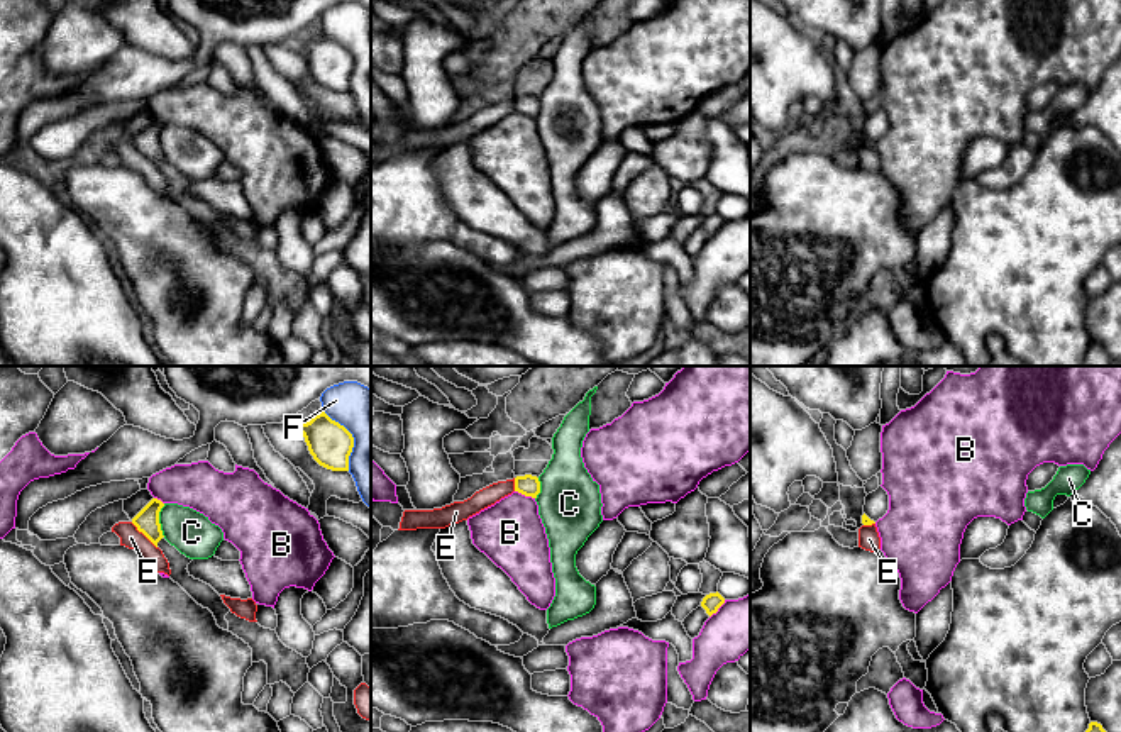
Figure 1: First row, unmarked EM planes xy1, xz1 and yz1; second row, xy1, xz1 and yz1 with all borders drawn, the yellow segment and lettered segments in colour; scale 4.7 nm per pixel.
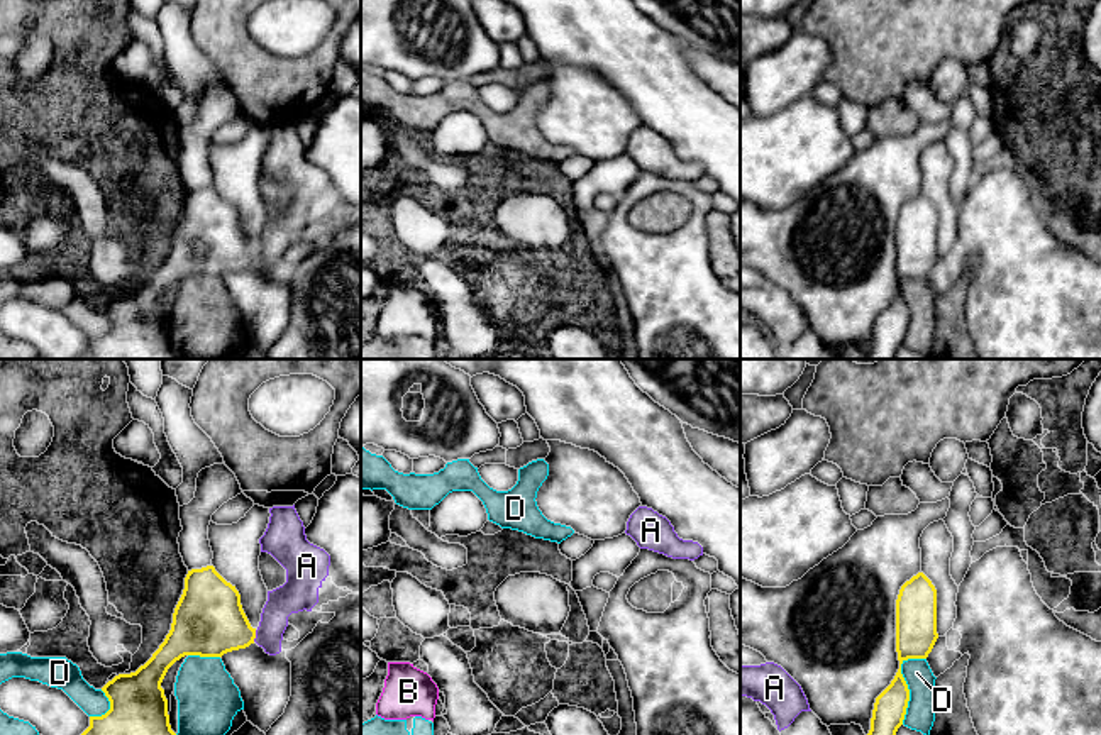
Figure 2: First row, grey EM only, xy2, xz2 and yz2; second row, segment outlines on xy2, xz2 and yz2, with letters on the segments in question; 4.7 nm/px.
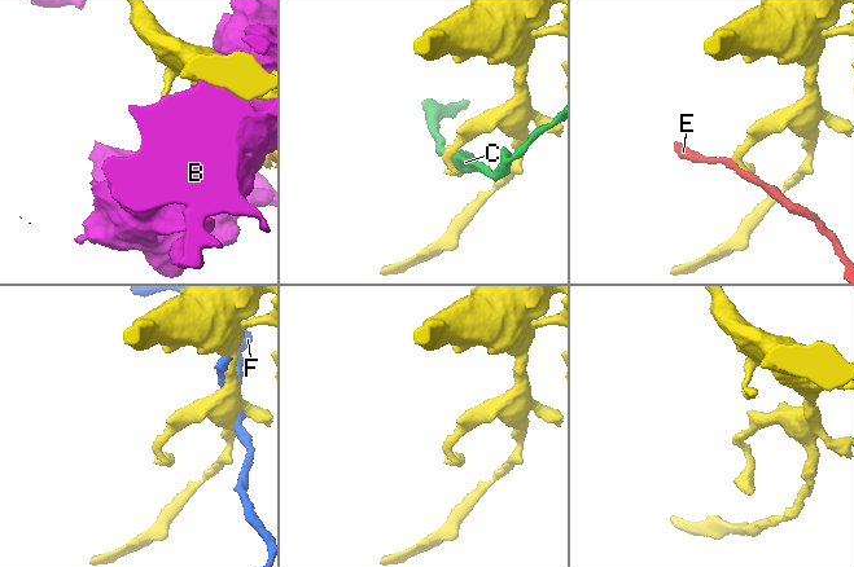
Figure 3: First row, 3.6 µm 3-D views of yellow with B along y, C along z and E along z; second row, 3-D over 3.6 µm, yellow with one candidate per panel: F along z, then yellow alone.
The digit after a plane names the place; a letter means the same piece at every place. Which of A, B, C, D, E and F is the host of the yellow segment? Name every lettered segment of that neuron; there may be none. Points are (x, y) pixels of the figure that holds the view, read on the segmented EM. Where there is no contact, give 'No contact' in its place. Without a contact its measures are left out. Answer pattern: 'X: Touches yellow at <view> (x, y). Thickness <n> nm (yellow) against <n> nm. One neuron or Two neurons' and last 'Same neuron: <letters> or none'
A: Touches yellow at xy2 (254, 635). Thickness 340 nm (yellow) against 140 nm. Two neurons
B: Touches yellow at xz1 (525, 495). Thickness 100 nm (yellow) against 320 nm. Two neurons
C: Touches yellow at xy1 (158, 521). Thickness 110 nm (yellow) against 200 nm. Two neurons
D: Touches yellow at yz2 (905, 683). Thickness 190 nm (yellow) against 140 nm. Two neurons
E: Touches yellow at xy1 (144, 534). Thickness 110 nm (yellow) against 100 nm. Two neurons
F: Touches yellow at xy1 (353, 439). Thickness 200 nm (yellow) against 240 nm. Two neurons
Same neuron: none

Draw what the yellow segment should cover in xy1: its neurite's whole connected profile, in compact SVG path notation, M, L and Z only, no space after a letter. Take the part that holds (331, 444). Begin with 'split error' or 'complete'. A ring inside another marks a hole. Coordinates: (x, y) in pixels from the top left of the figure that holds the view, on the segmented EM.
complete | M325 412L298 425L313 459L332 471L349 471L349 456L354 447L352 434L332 420Z

